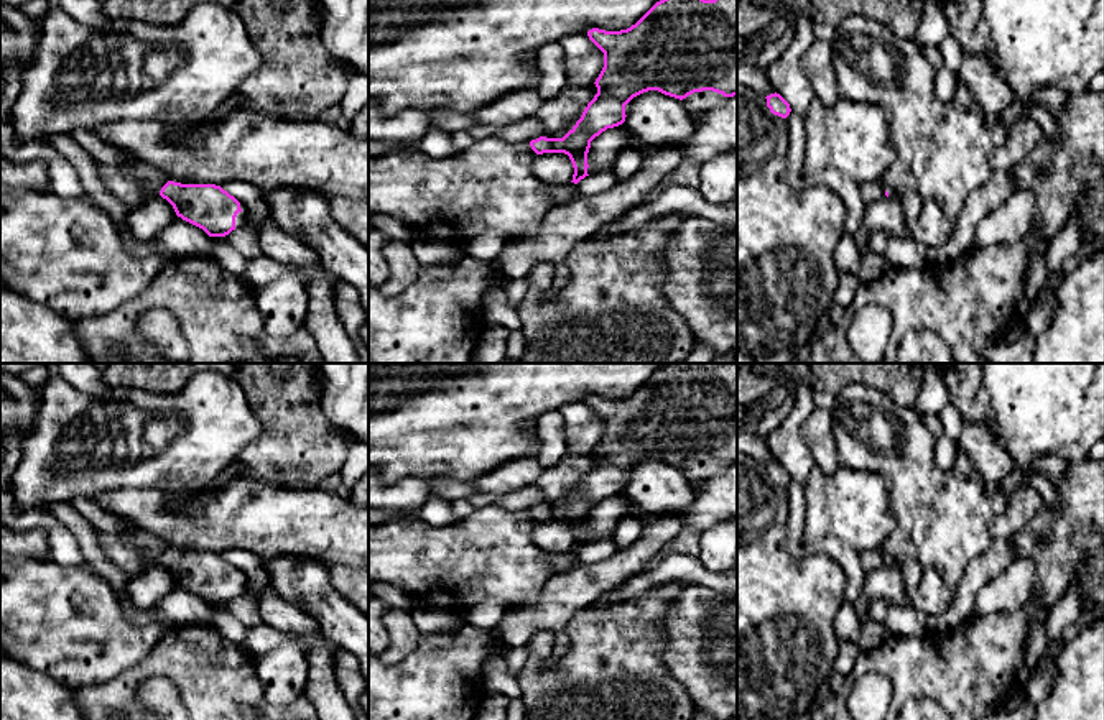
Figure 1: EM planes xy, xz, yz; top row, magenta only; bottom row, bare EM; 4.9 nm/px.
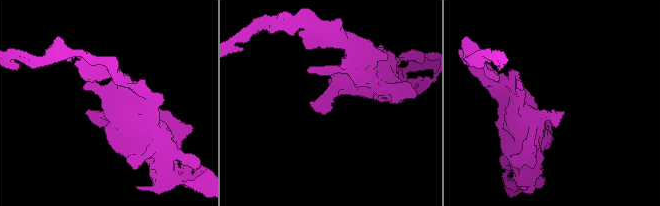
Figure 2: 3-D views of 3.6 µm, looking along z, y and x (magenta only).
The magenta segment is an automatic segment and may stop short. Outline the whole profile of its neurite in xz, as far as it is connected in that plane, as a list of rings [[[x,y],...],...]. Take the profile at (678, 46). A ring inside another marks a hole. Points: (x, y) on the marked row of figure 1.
[[[660,0],[630,28],[592,28],[587,36],[604,53],[604,67],[594,82],[597,94],[563,138],[540,136],[530,141],[536,155],[568,155],[574,168],[574,184],[589,176],[591,141],[625,122],[625,105],[633,97],[658,90],[680,99],[694,118],[737,95],[737,0]]]

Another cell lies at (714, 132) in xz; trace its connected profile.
[[[737,95],[726,97],[721,107],[691,120],[694,125],[693,135],[673,145],[645,145],[624,123],[615,128],[625,135],[625,146],[638,150],[643,159],[663,148],[675,148],[683,163],[701,166],[717,155],[737,151]]]

